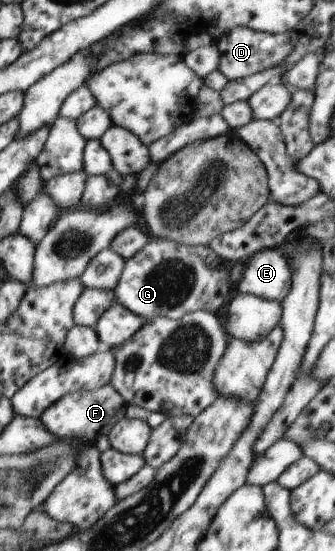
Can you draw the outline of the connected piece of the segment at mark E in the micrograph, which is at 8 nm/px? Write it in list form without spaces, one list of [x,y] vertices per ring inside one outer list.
[[[279,249],[254,253],[244,265],[238,294],[251,294],[281,303],[290,292],[292,271]]]

